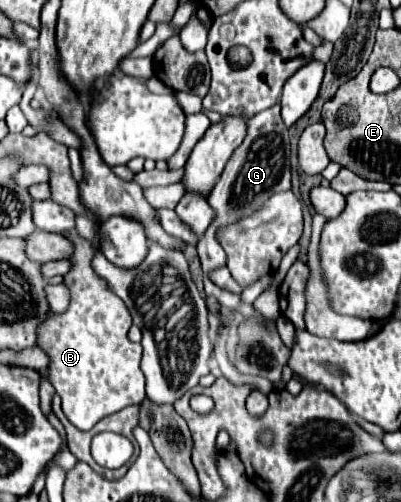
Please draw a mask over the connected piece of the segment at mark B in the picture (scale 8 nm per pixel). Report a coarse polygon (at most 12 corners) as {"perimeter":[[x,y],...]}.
{"perimeter":[[80,236],[70,310],[40,348],[66,418],[90,430],[146,398],[126,304]]}

